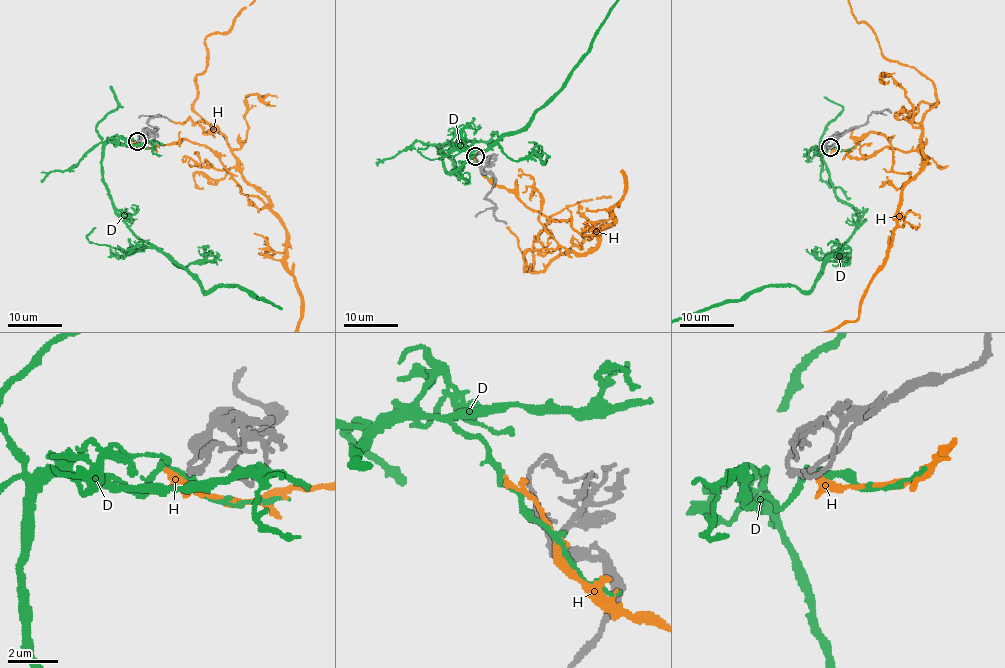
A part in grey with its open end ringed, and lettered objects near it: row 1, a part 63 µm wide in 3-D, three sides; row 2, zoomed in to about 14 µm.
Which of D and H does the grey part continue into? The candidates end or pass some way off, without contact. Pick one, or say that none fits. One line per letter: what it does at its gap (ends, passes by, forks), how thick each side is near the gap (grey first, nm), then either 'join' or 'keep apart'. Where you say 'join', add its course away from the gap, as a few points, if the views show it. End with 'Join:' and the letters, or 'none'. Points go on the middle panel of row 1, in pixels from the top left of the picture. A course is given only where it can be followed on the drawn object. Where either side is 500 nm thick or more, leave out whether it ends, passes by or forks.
D: it passes by; calibres 160 and 220 nm; keep apart
H: it ends; calibres 160 and 240 nm; join; course (473, 158), (529, 207), (595, 235), (583, 253), (528, 272), (547, 219), (624, 191)
Join: H

